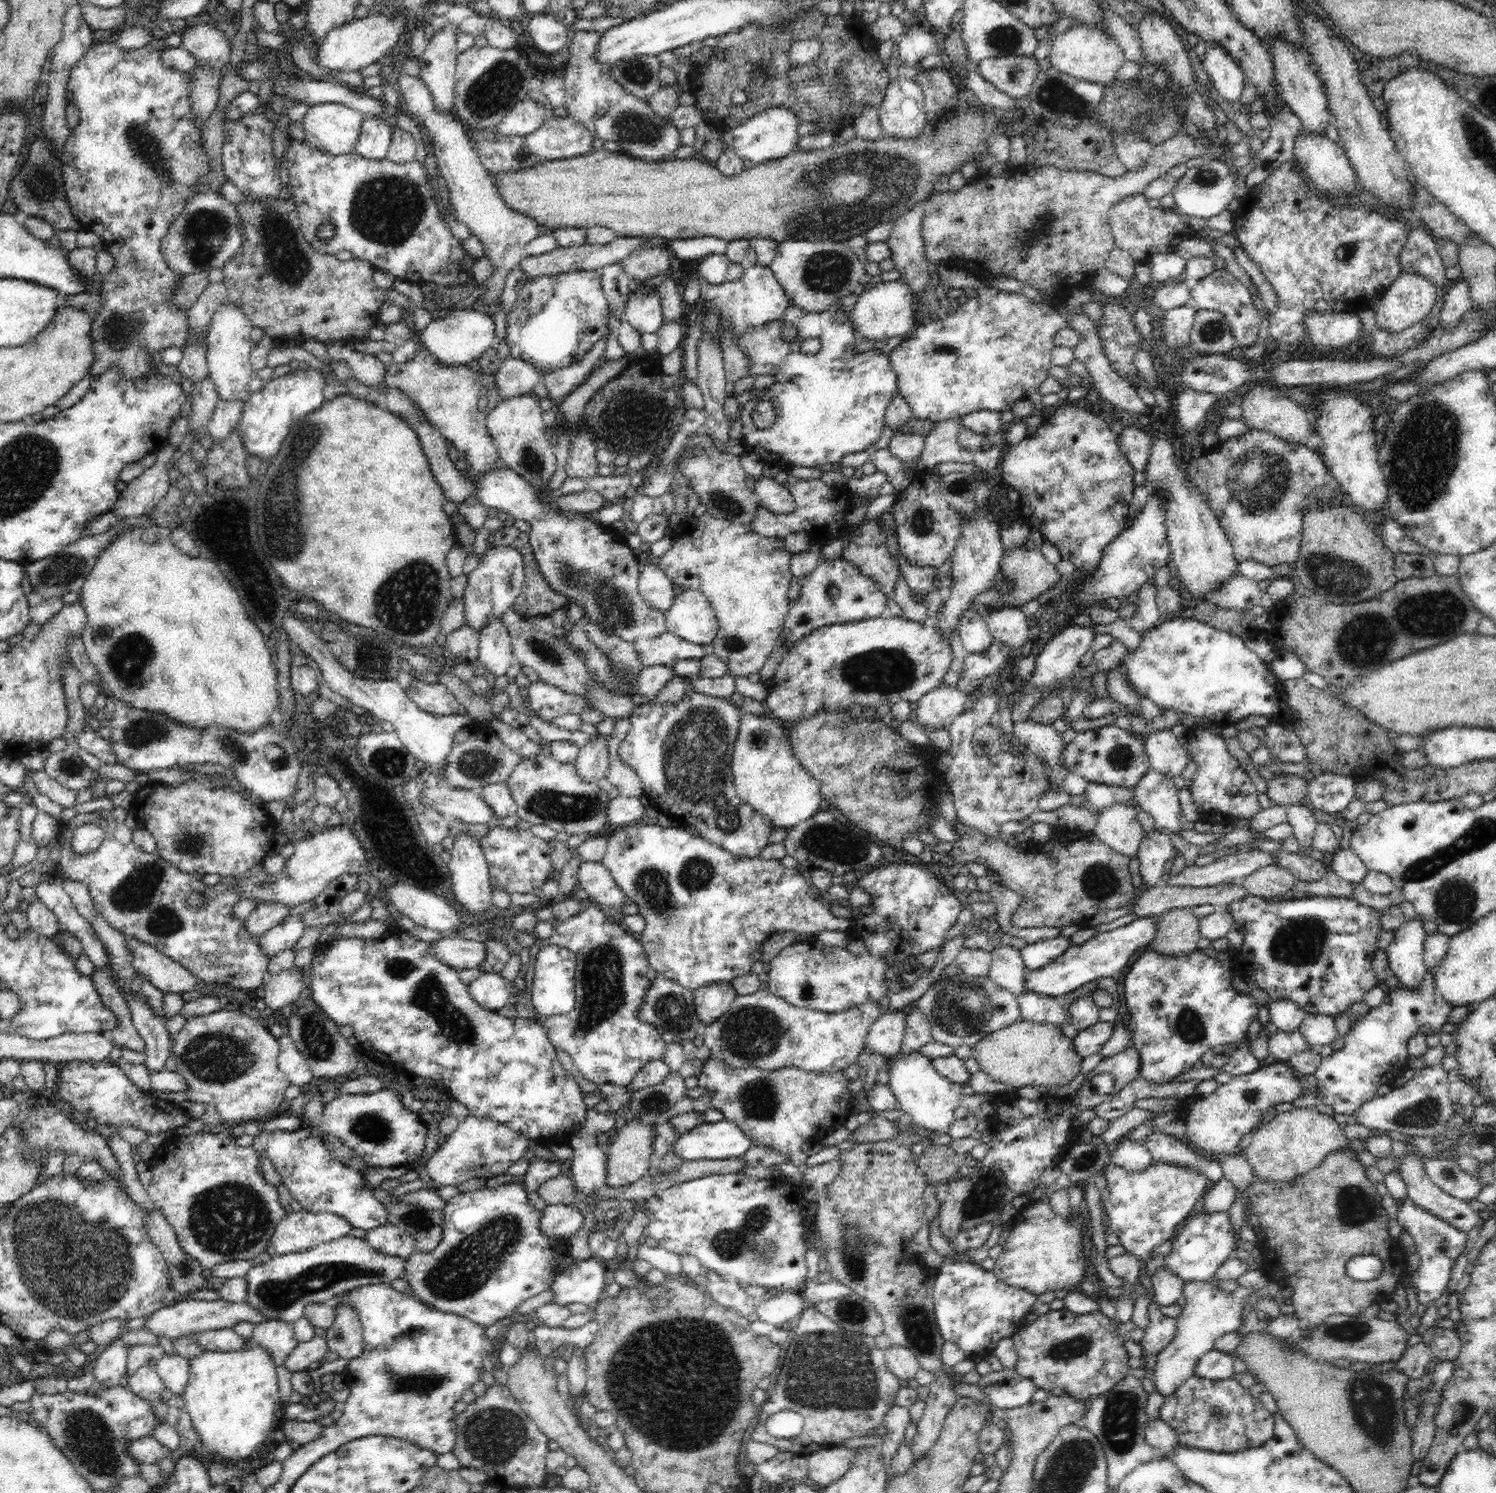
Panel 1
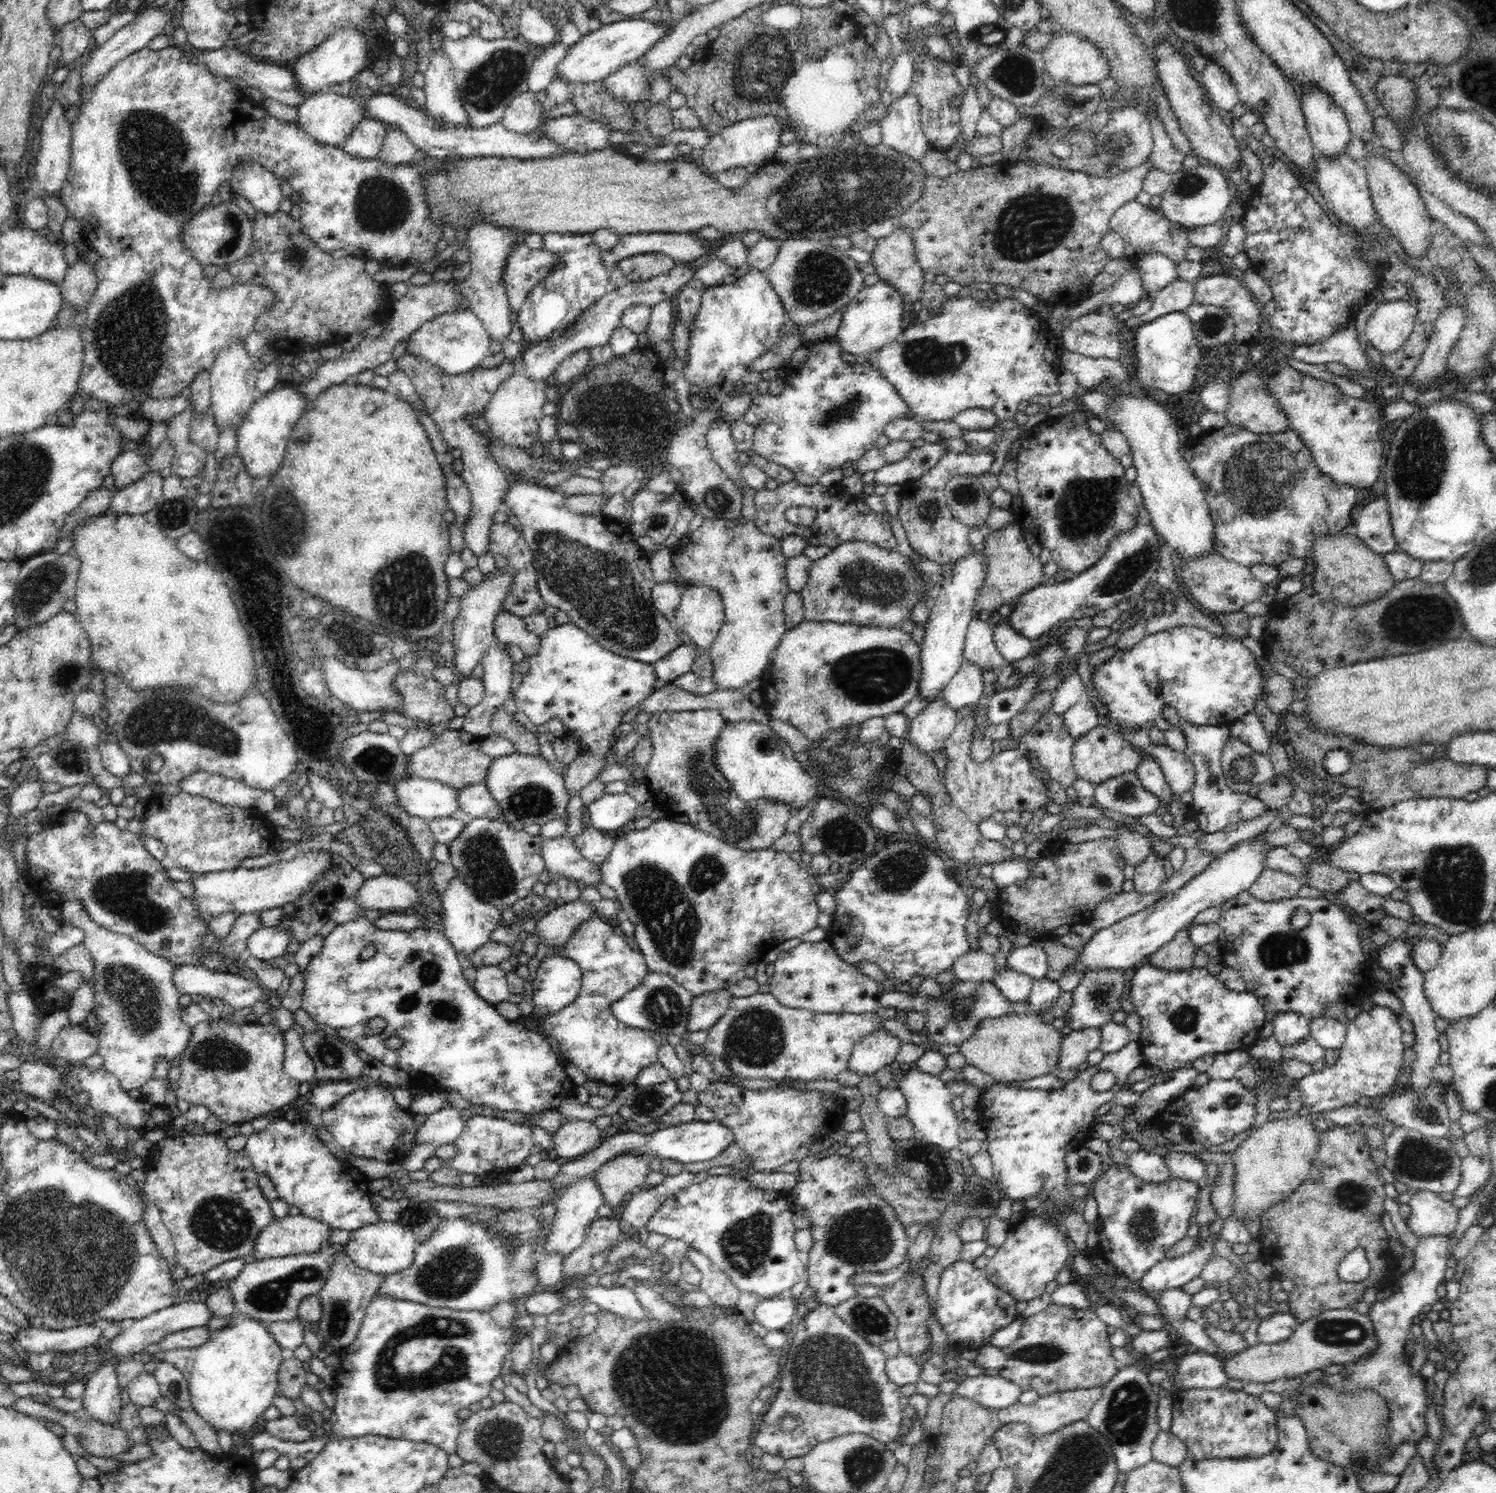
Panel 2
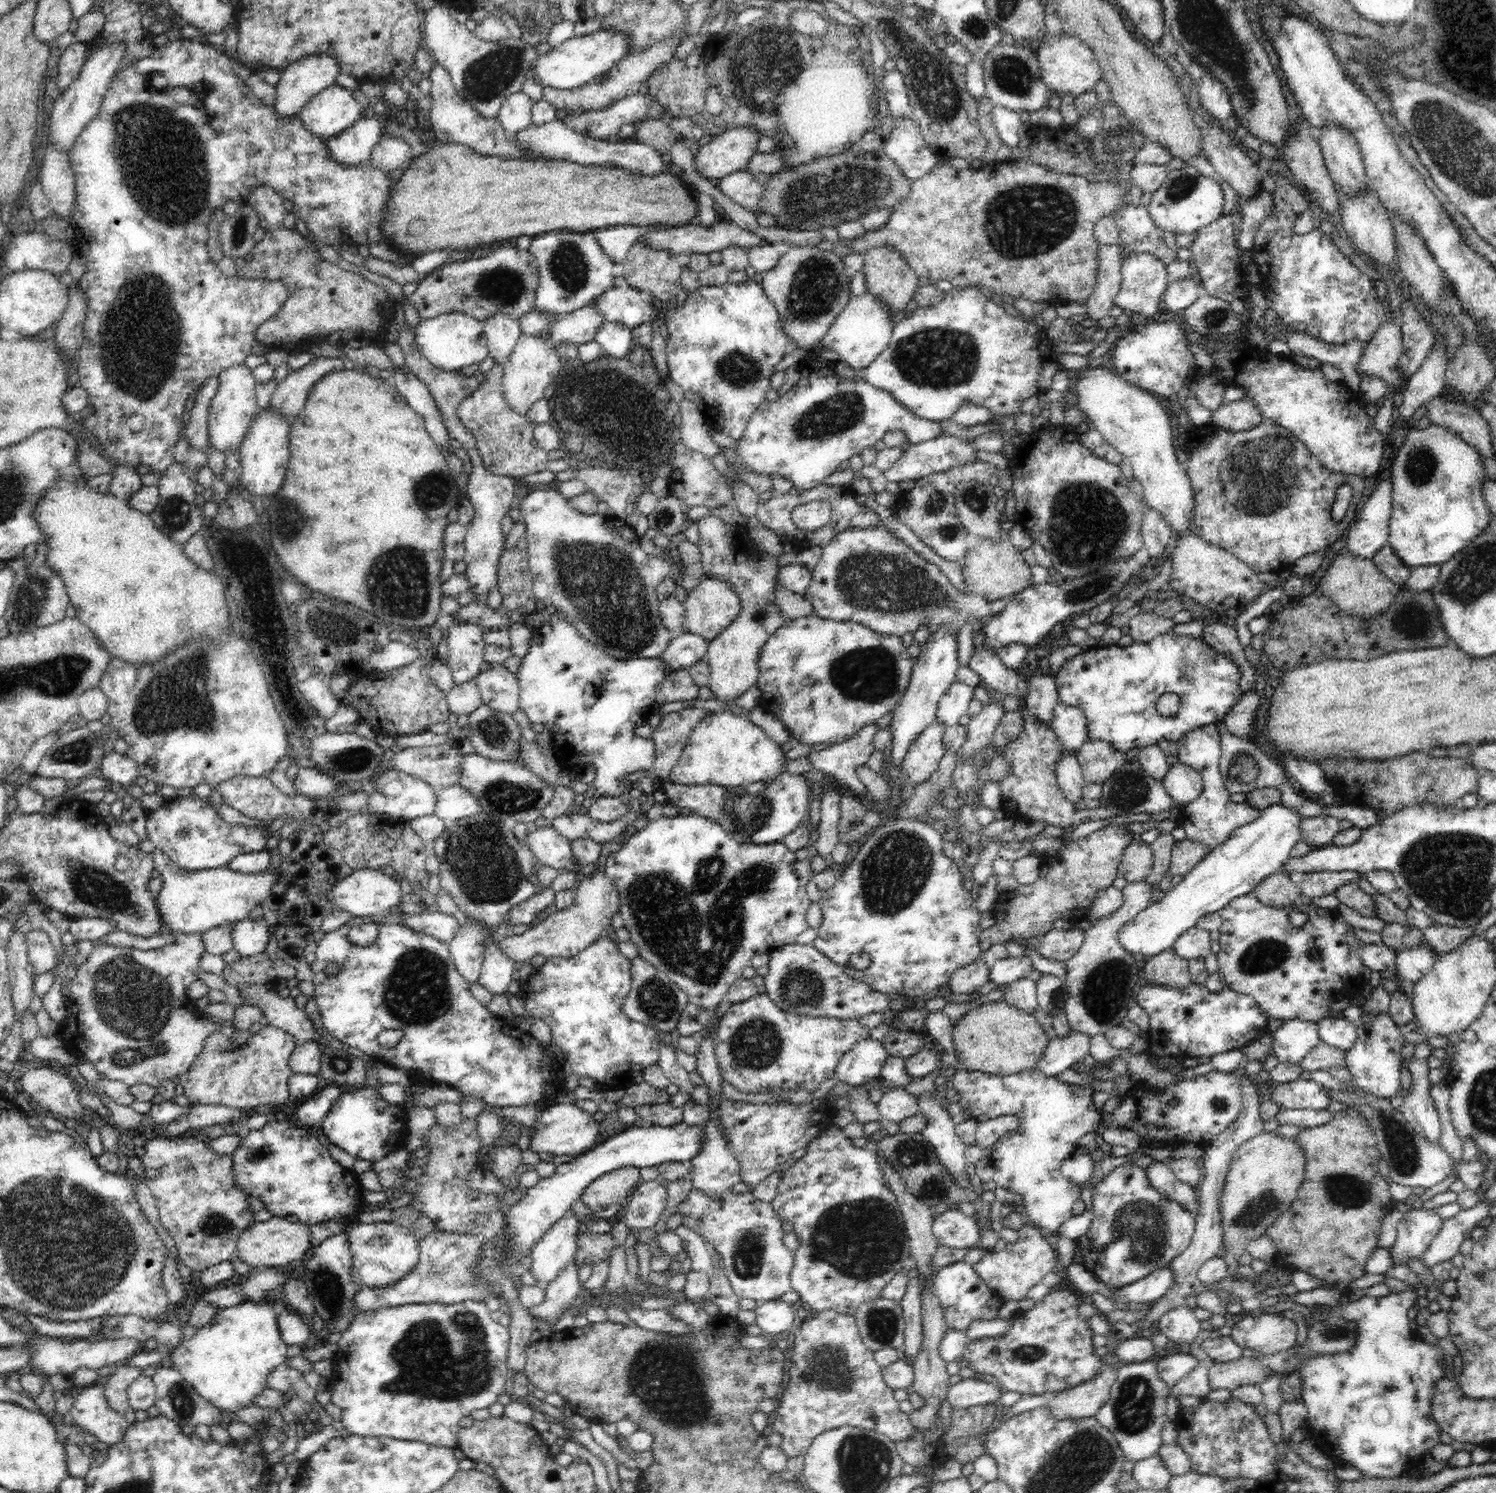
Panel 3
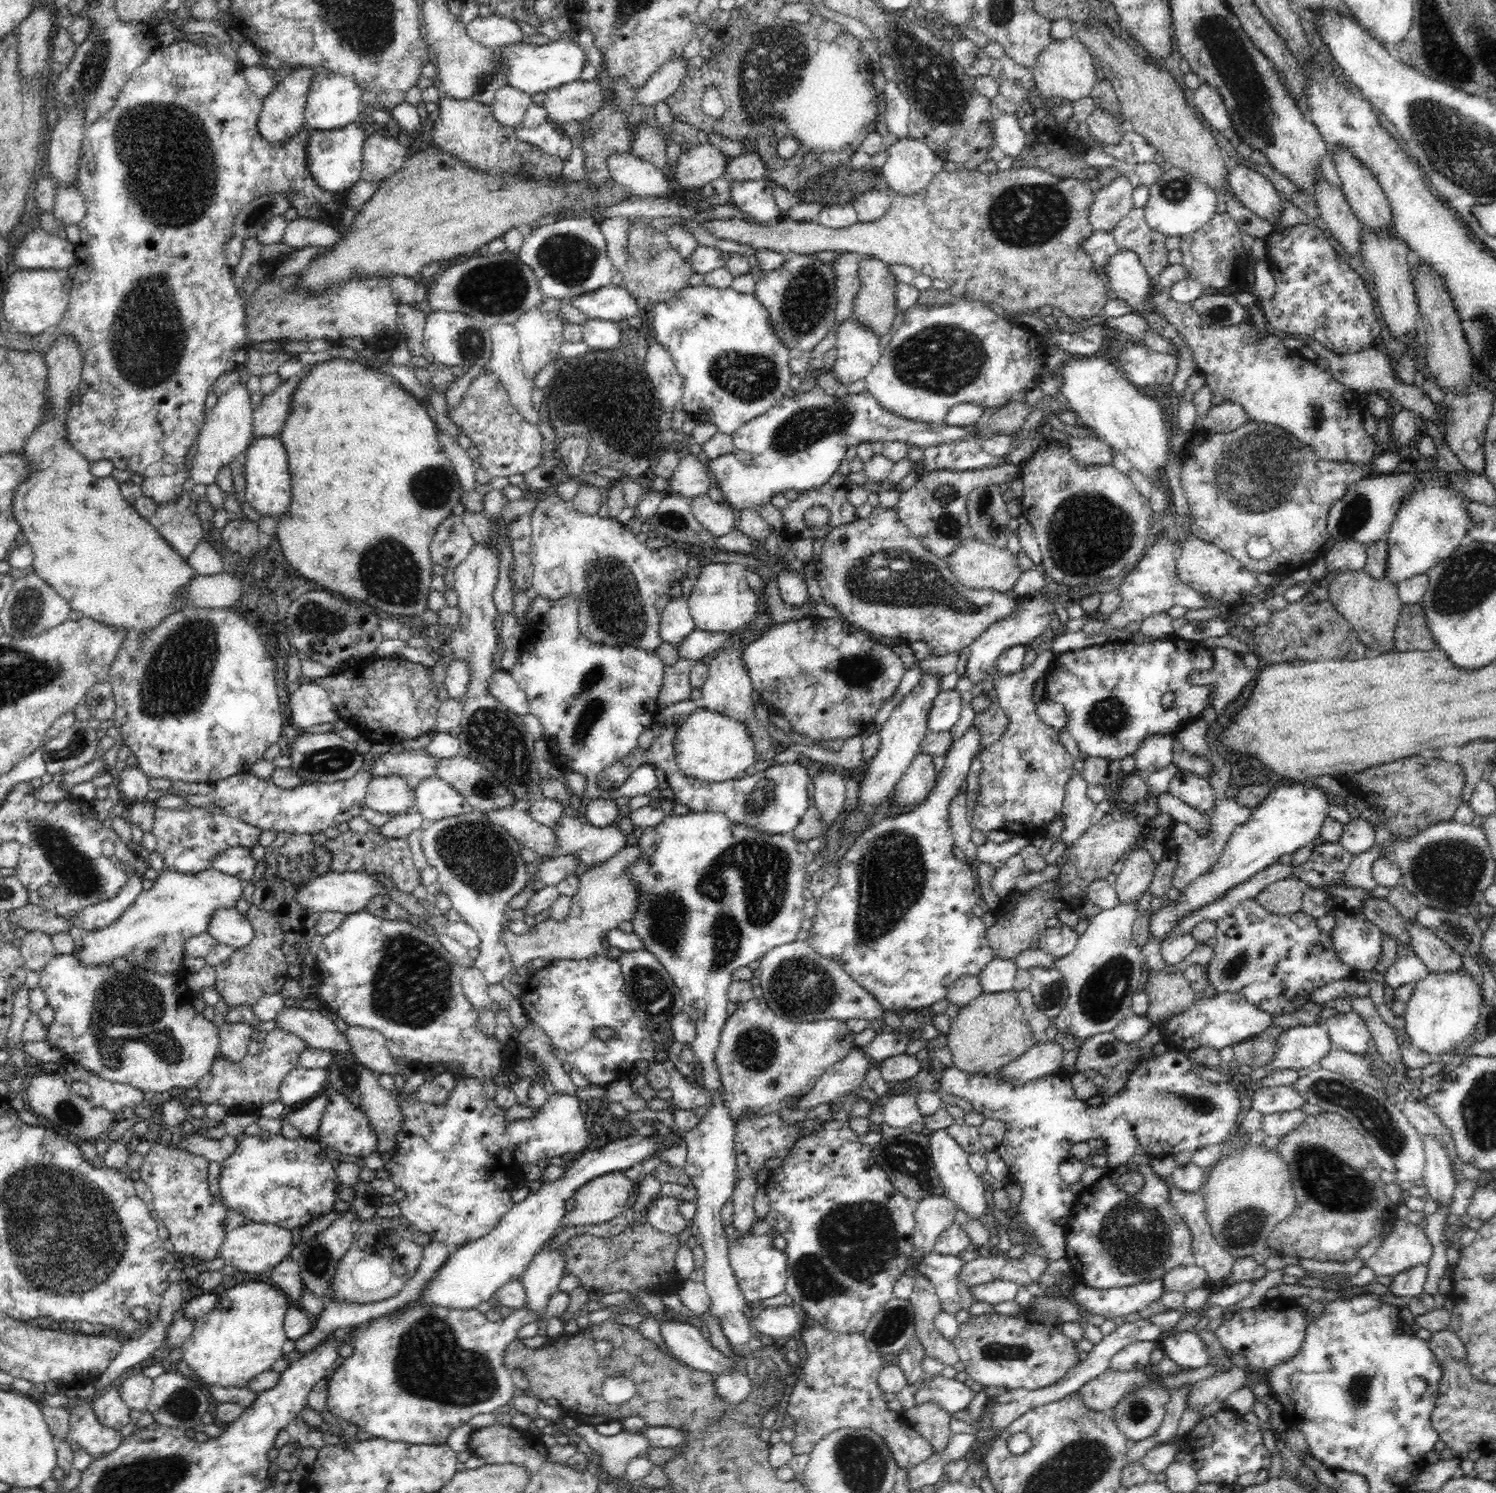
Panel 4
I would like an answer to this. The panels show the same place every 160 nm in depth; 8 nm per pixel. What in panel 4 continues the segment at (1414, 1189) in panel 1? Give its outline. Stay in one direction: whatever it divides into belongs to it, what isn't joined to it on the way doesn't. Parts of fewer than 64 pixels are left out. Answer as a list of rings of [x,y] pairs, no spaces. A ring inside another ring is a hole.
[[[1395,1220],[1392,1232],[1382,1241],[1376,1252],[1365,1263],[1376,1276],[1392,1276],[1405,1270],[1427,1264],[1432,1245],[1417,1223]]]

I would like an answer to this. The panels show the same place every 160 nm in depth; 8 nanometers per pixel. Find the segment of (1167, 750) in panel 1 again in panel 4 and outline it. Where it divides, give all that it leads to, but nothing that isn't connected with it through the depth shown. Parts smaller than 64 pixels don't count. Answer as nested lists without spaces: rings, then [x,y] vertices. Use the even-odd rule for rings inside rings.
[[[1179,770],[1170,780],[1168,792],[1202,814],[1216,805],[1216,795],[1208,779],[1192,772]]]

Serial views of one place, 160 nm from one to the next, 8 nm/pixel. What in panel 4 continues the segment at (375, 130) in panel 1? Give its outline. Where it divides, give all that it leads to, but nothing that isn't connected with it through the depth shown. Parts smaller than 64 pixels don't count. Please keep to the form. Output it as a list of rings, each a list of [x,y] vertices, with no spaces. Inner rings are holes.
[[[362,119],[335,131],[310,130],[307,142],[307,167],[315,183],[330,192],[344,192],[352,188],[361,179],[364,141],[372,128],[369,121]]]

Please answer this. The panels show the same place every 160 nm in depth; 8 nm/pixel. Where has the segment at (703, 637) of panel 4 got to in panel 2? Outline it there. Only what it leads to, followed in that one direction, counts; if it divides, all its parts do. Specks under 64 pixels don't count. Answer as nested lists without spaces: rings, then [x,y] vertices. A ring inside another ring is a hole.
[[[680,643],[674,651],[669,652],[662,660],[654,663],[654,671],[659,679],[659,685],[670,684],[678,676],[690,672],[694,658],[699,654],[698,648]]]

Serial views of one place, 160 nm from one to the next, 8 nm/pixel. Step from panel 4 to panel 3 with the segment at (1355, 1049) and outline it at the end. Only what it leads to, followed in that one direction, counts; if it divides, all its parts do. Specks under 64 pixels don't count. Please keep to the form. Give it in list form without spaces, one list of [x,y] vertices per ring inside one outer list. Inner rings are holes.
[[[1333,1015],[1317,1023],[1320,1040],[1329,1047],[1343,1051],[1356,1044],[1358,1024],[1354,1024],[1341,1015]]]

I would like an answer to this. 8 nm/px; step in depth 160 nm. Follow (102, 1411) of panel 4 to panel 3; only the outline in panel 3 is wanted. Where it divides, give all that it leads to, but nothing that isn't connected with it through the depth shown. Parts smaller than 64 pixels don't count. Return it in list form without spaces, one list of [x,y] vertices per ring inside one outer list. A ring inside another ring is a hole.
[[[120,1364],[115,1367],[115,1371],[112,1376],[110,1376],[110,1380],[104,1385],[104,1397],[106,1397],[108,1407],[122,1415],[131,1408],[129,1406],[127,1391],[129,1385],[141,1375],[142,1372],[143,1370],[141,1368],[126,1364]]]

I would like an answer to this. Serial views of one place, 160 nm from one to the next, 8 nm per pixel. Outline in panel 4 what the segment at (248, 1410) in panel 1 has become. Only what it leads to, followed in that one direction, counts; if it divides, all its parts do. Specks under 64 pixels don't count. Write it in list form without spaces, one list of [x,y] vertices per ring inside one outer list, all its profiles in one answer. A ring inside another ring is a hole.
[[[247,1281],[226,1289],[216,1301],[215,1307],[195,1322],[192,1334],[183,1342],[183,1361],[208,1387],[247,1388],[252,1379],[272,1369],[272,1365],[281,1358],[282,1345],[288,1340],[284,1318],[292,1305],[284,1292],[264,1281]]]

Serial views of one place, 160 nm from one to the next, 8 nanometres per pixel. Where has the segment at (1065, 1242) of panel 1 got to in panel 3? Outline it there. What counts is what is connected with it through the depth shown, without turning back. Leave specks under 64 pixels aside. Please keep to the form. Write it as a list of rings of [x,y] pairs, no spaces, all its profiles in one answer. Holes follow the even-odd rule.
[[[1022,1226],[1022,1230],[1018,1230],[1018,1242],[1006,1243],[1006,1248],[1000,1252],[986,1250],[983,1257],[973,1264],[976,1274],[1005,1300],[1019,1301],[1026,1298],[1028,1290],[1056,1268],[1058,1253],[1054,1252],[1052,1244],[1040,1234],[1040,1231],[1042,1230],[1038,1230],[1038,1227]]]

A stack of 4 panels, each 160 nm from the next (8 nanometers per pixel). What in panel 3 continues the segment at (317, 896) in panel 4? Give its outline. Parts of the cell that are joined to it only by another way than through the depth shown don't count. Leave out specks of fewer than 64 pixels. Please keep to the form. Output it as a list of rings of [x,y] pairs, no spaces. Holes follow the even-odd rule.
[[[358,869],[344,880],[338,880],[334,888],[328,892],[328,899],[332,901],[332,905],[348,912],[351,917],[369,919],[384,914],[384,910],[390,911],[392,906],[400,904],[402,892],[399,881],[399,877],[391,877],[381,870]]]

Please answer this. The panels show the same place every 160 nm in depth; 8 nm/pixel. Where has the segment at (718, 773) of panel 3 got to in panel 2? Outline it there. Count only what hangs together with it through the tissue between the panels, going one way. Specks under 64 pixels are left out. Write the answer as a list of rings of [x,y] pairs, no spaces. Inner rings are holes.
[[[728,721],[715,742],[716,768],[730,783],[739,799],[746,802],[770,799],[792,807],[792,814],[822,796],[816,776],[804,771],[794,754],[770,725],[760,724],[760,721]]]

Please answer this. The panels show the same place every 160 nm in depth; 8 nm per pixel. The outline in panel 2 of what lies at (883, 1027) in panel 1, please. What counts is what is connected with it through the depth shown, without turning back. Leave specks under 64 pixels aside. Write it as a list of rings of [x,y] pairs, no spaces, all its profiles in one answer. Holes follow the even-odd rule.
[[[884,1028],[864,1036],[855,1044],[847,1062],[847,1068],[857,1072],[860,1077],[876,1074],[882,1066],[895,1061],[902,1042]]]

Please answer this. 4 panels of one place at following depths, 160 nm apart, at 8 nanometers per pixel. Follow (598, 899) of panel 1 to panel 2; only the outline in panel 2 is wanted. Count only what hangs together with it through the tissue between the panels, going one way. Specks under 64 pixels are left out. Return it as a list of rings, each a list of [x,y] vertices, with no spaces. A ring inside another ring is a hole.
[[[566,834],[542,841],[541,853],[545,868],[553,877],[570,878],[585,887],[597,886],[602,881],[602,870],[586,860],[575,842]]]

